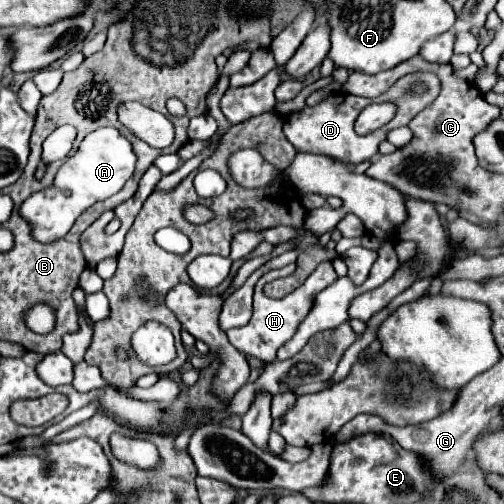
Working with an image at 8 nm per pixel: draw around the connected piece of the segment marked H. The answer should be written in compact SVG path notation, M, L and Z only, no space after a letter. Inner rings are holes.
M322 262L322 264L304 280L302 286L298 286L294 292L290 292L288 296L284 296L282 300L270 300L270 298L262 292L262 288L264 288L264 278L260 278L258 284L256 284L256 288L254 288L254 314L252 314L252 318L250 318L250 322L248 322L246 326L242 326L242 328L232 328L232 330L226 332L230 344L232 344L236 350L240 350L242 354L252 356L252 358L258 358L258 360L262 360L262 362L266 362L266 364L272 362L272 360L276 360L276 350L278 350L278 346L282 346L284 342L288 342L288 340L294 336L298 324L300 324L300 322L306 318L306 314L310 312L316 294L318 294L320 290L324 290L326 286L330 286L330 282L334 282L334 278L338 278L338 276L336 276L332 264L330 264L330 262Z

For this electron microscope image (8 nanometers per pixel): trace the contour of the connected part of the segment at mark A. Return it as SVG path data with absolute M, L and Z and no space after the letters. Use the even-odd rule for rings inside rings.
M118 128L94 130L82 140L74 156L68 156L64 160L54 180L54 186L30 196L22 204L20 214L32 224L32 236L38 242L54 242L64 237L70 226L74 224L74 220L86 208L122 190L122 186L134 174L134 170L136 170L136 154L130 140L122 136ZM62 190L70 190L70 194L62 194Z

